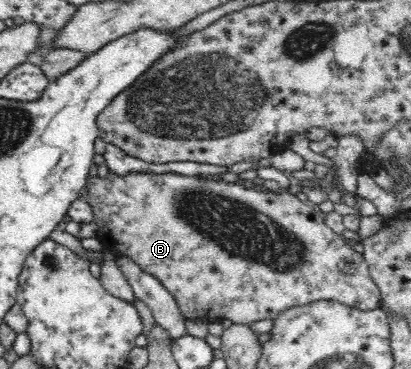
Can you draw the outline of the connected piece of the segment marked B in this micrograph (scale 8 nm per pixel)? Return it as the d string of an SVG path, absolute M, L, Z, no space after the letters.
M131 173L125 176L109 174L106 179L99 176L89 176L85 185L89 189L89 195L84 199L92 206L94 212L94 222L98 225L97 236L104 249L117 255L125 255L146 273L154 276L170 294L174 296L180 312L187 319L201 318L207 321L218 321L230 319L234 324L252 325L257 321L274 319L278 313L285 312L286 309L306 305L315 301L337 301L344 305L370 311L381 307L381 293L378 285L374 283L370 275L370 266L364 256L346 244L344 237L339 231L333 230L326 222L318 205L300 201L297 195L290 192L266 192L246 188L235 182L213 181L208 179L197 179L194 176L178 175L177 173L147 174Z

